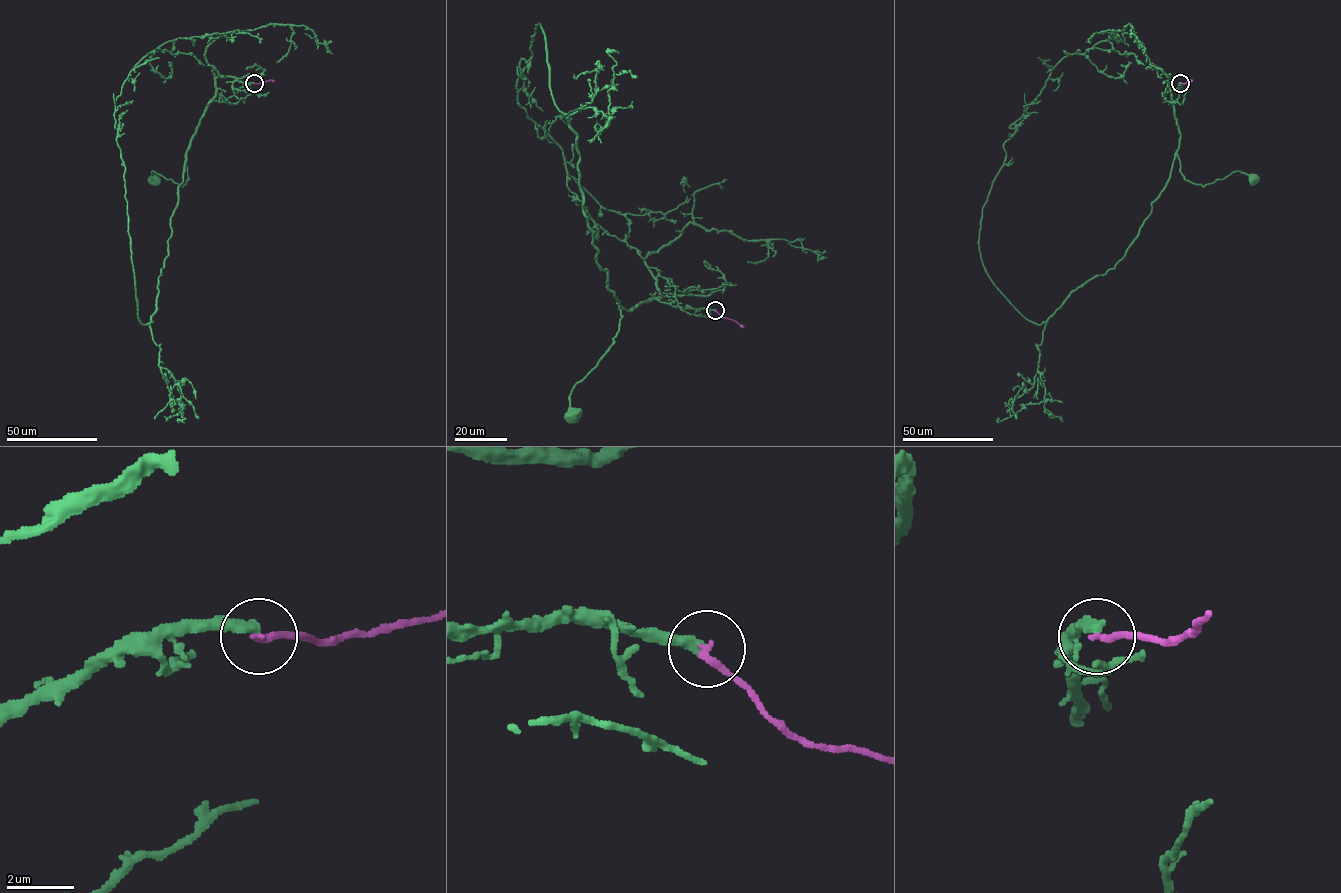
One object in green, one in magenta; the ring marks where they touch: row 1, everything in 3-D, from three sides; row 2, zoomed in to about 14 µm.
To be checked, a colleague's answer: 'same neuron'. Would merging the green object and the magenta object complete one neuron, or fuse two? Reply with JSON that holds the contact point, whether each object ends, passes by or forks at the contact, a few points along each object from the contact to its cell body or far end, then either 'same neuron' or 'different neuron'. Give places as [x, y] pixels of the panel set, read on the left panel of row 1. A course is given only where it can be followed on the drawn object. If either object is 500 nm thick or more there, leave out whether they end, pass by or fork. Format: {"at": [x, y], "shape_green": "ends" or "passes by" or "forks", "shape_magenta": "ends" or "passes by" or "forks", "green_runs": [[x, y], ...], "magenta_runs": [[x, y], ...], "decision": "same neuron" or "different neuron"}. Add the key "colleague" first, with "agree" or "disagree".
{"colleague": "disagree", "at": [254, 83], "shape_green": "ends", "shape_magenta": "ends", "green_runs": [[254, 83], [210, 102], [186, 153], [186, 184], [153, 171], [154, 177]], "magenta_runs": [[254, 83], [274, 81]], "decision": "different neuron"}

